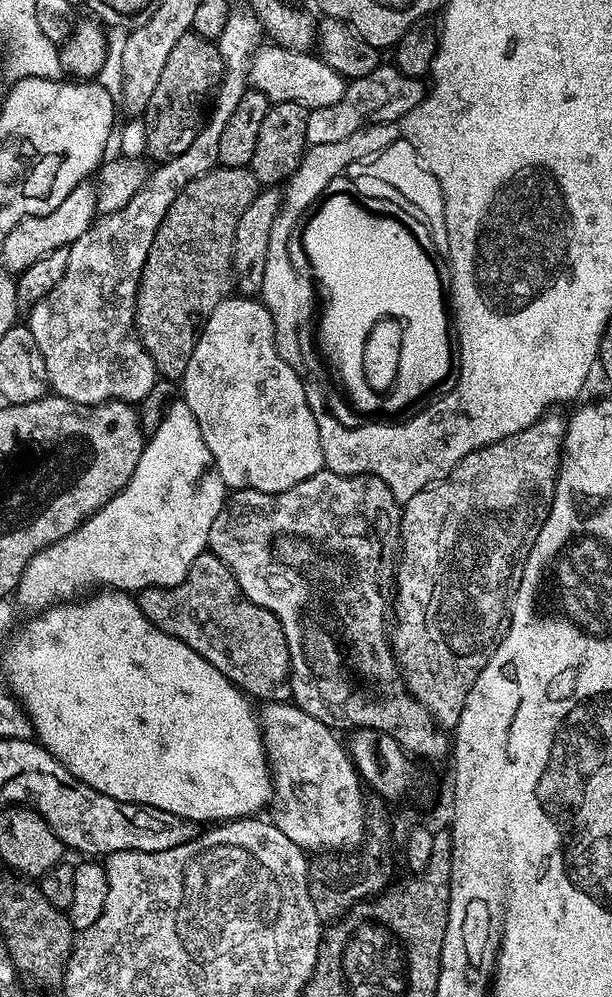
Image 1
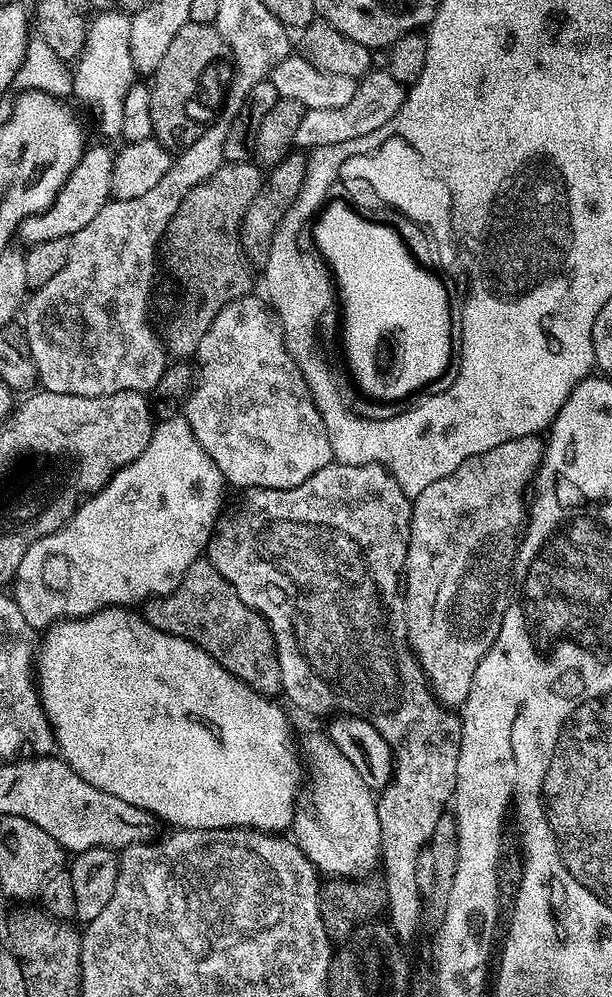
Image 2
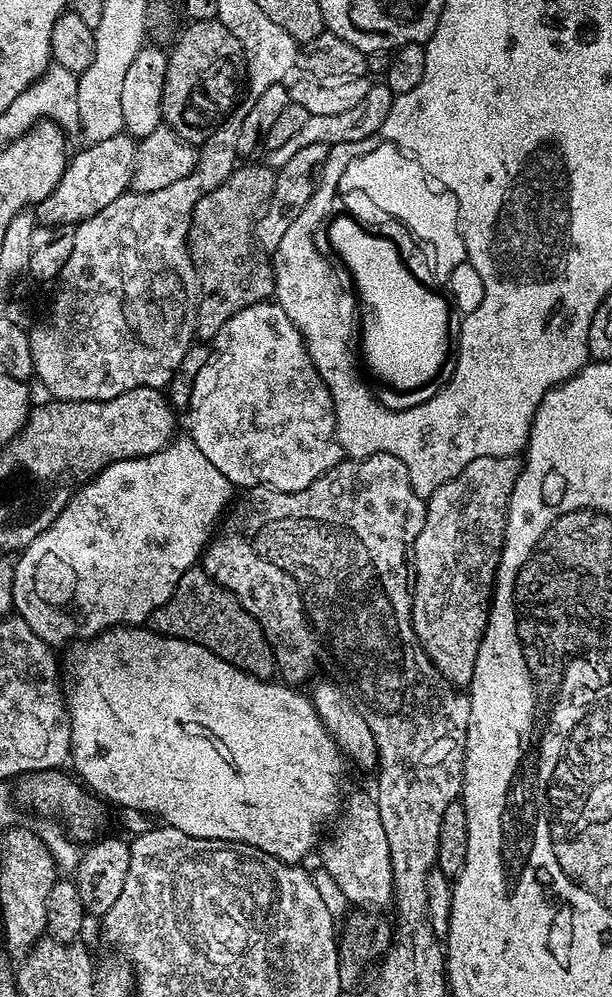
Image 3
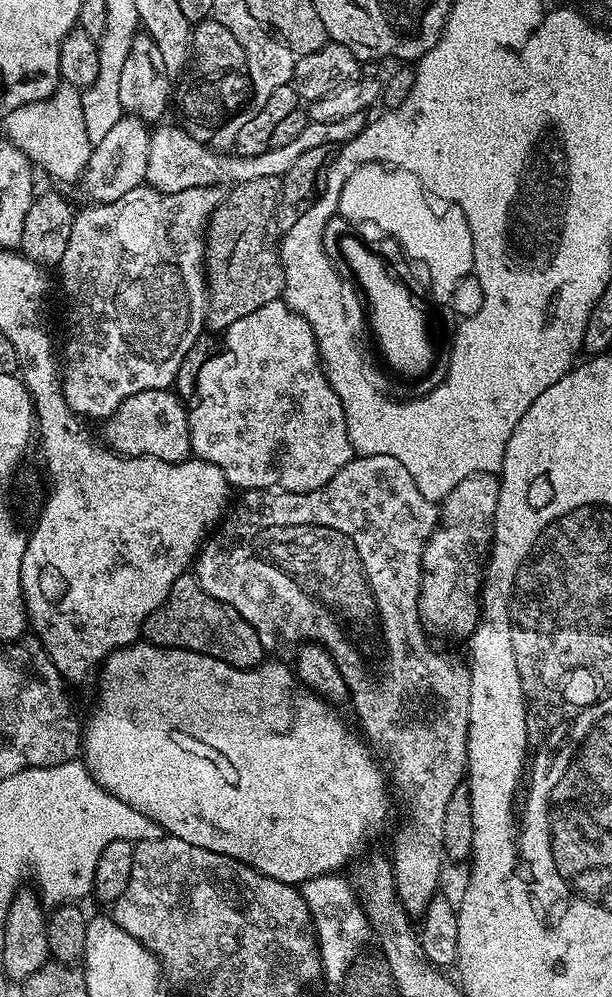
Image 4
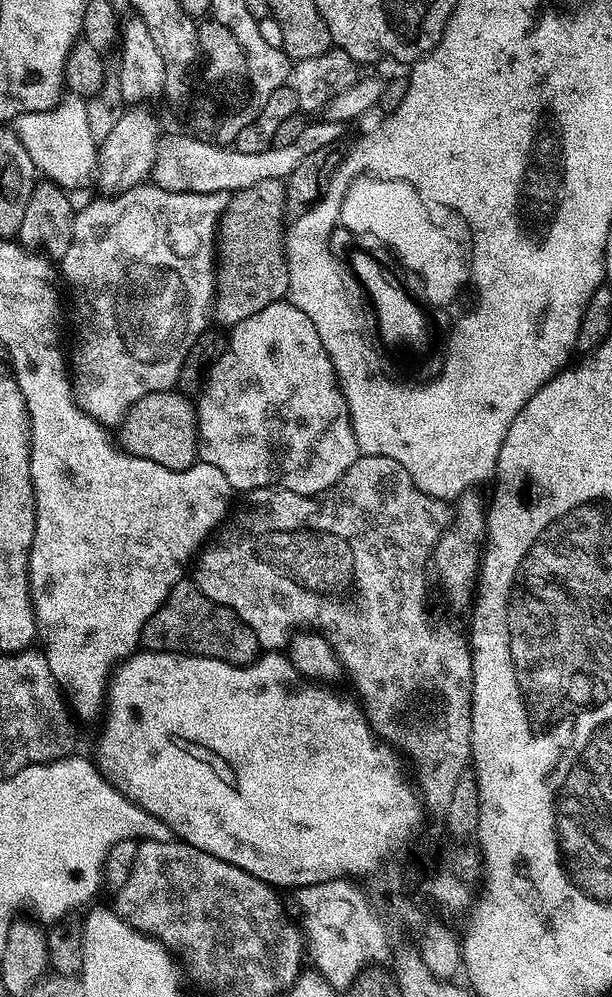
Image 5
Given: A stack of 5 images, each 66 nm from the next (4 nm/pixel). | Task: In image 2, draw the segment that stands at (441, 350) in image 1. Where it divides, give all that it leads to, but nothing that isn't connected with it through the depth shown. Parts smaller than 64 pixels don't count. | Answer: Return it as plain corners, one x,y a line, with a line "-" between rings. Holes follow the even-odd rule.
334,206
330,210
322,224
318,234
314,232
310,238
314,242
314,250
330,262
330,288
331,288
331,311
332,320
329,324
331,329
336,328
340,335
340,344
336,340
326,340
323,343
323,351
331,354
341,348
344,351
344,360
348,363
348,372
356,383
356,392
360,395
360,401
354,404
355,411
368,420
385,420
386,406
388,406
388,418
394,418
394,408
406,406
410,402
411,408
416,408
424,400
431,400
441,396
458,378
460,369
460,317
457,309
452,309
454,294
448,286
412,252
402,248
400,236
380,228
370,226
362,220
347,206
-
374,322
378,322
380,328
398,328
402,326
402,368
396,376
398,380
394,384
388,384
384,380
382,384
376,384
378,380
372,380
372,344
376,340
374,334

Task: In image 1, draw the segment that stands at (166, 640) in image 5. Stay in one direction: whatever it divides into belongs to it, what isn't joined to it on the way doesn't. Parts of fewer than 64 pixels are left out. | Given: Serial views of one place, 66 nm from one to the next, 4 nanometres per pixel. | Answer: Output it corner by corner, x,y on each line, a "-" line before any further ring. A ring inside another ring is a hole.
205,550
201,556
194,558
194,566
190,566
186,578
178,586
144,588
138,594
138,603
142,614
146,614
146,618
150,618
154,626
158,626
158,630
186,642
190,650
202,654
202,658
206,658
210,666
222,670
228,681
249,697
257,701
260,699
260,702
284,702
291,697
292,687
288,673
292,671
292,663
280,620
270,610
266,610
263,603
247,600
234,574
210,550

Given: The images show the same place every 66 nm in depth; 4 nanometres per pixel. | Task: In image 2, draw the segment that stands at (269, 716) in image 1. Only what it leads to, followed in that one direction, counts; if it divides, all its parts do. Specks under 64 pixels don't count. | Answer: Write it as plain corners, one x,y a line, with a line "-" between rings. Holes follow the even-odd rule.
327,734
310,737
308,752
312,755
312,808
305,812
304,809
297,811
296,818
292,821
291,831
296,832
296,847
303,850
305,858
321,873
329,872
329,877
350,880
371,877
375,873
372,871
375,868
377,871
381,863
377,793
370,786
366,786
365,780
358,775
358,770
354,770
354,765
343,756
338,746
334,746

